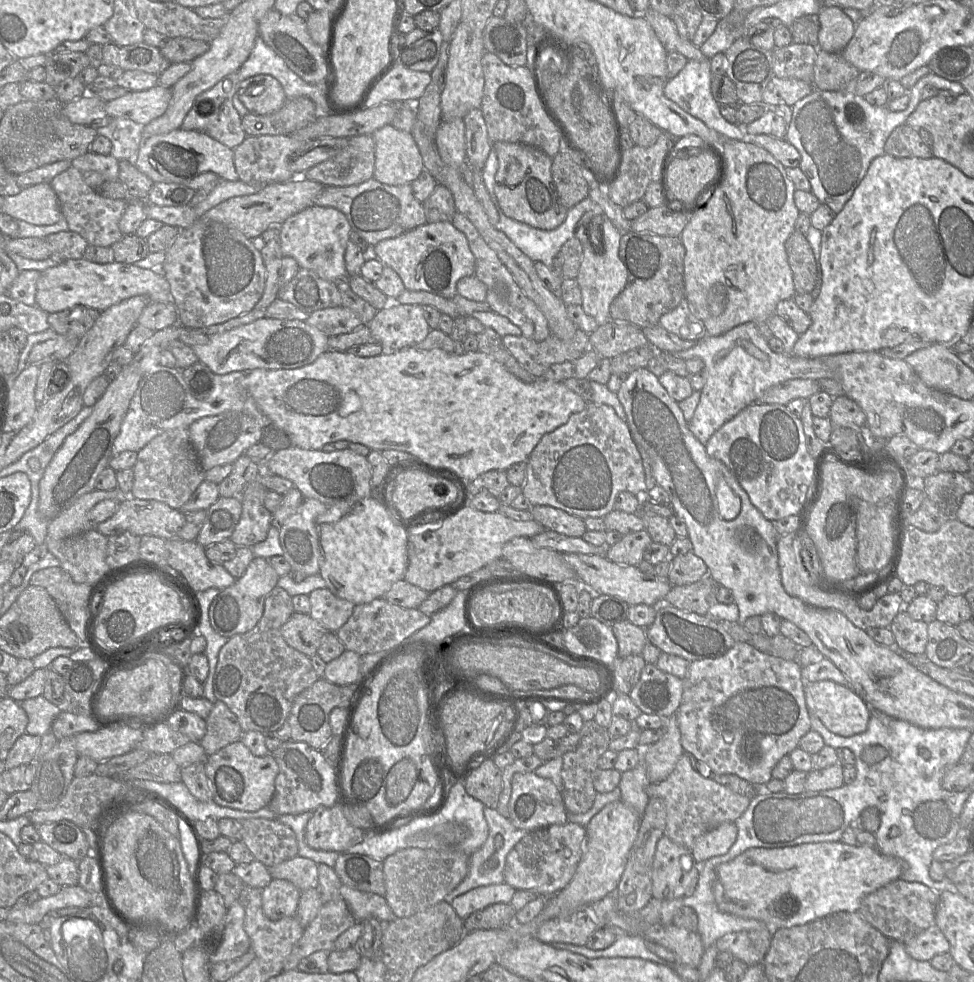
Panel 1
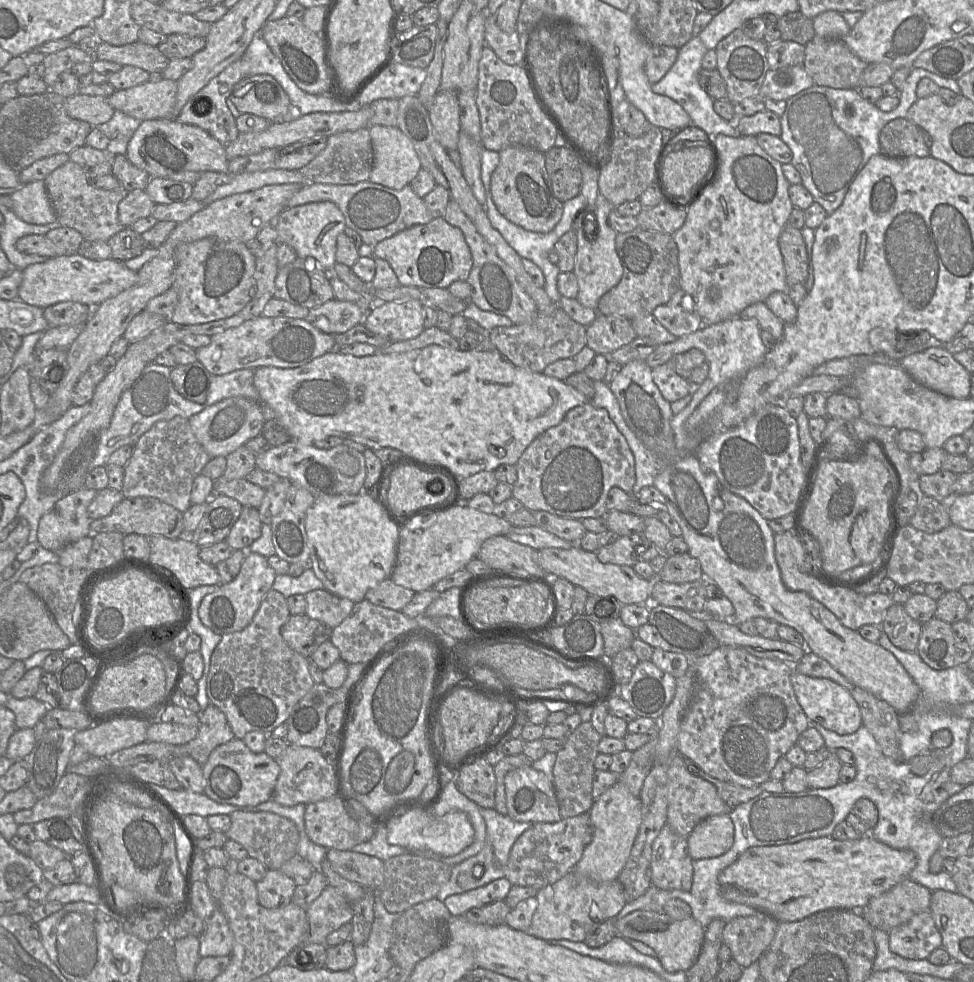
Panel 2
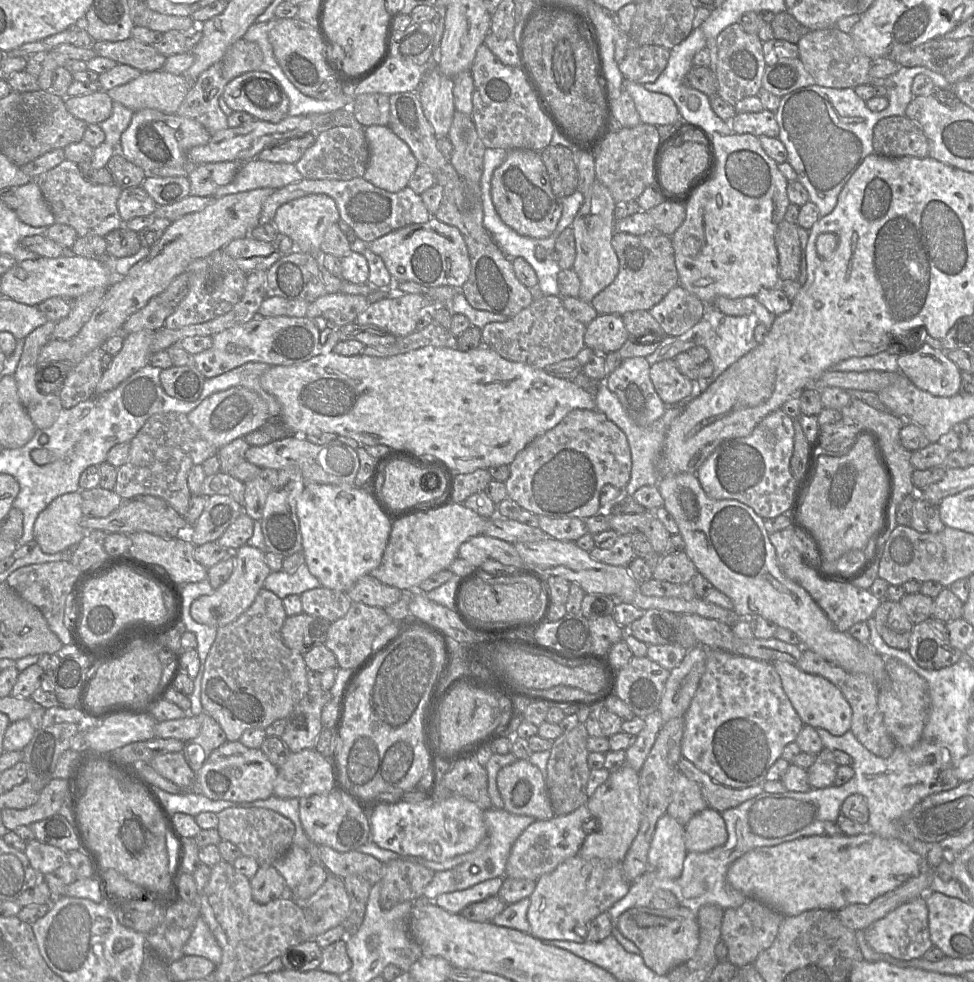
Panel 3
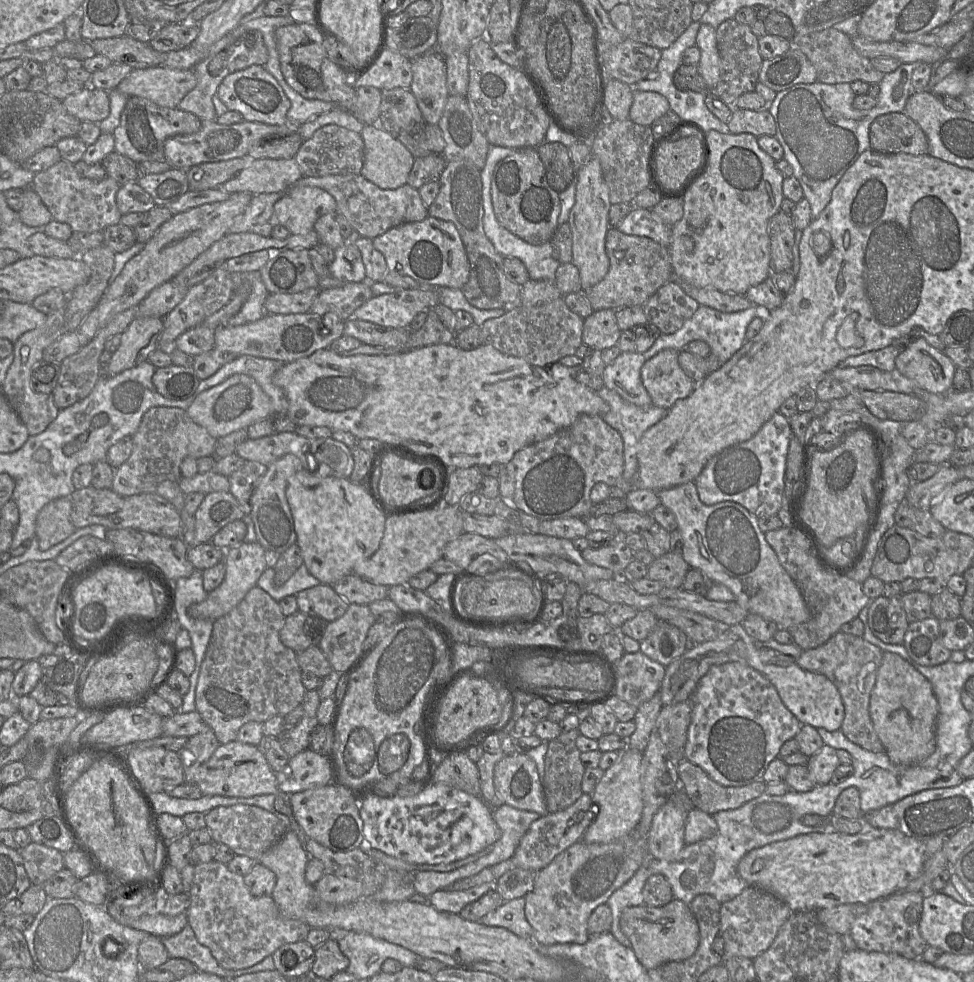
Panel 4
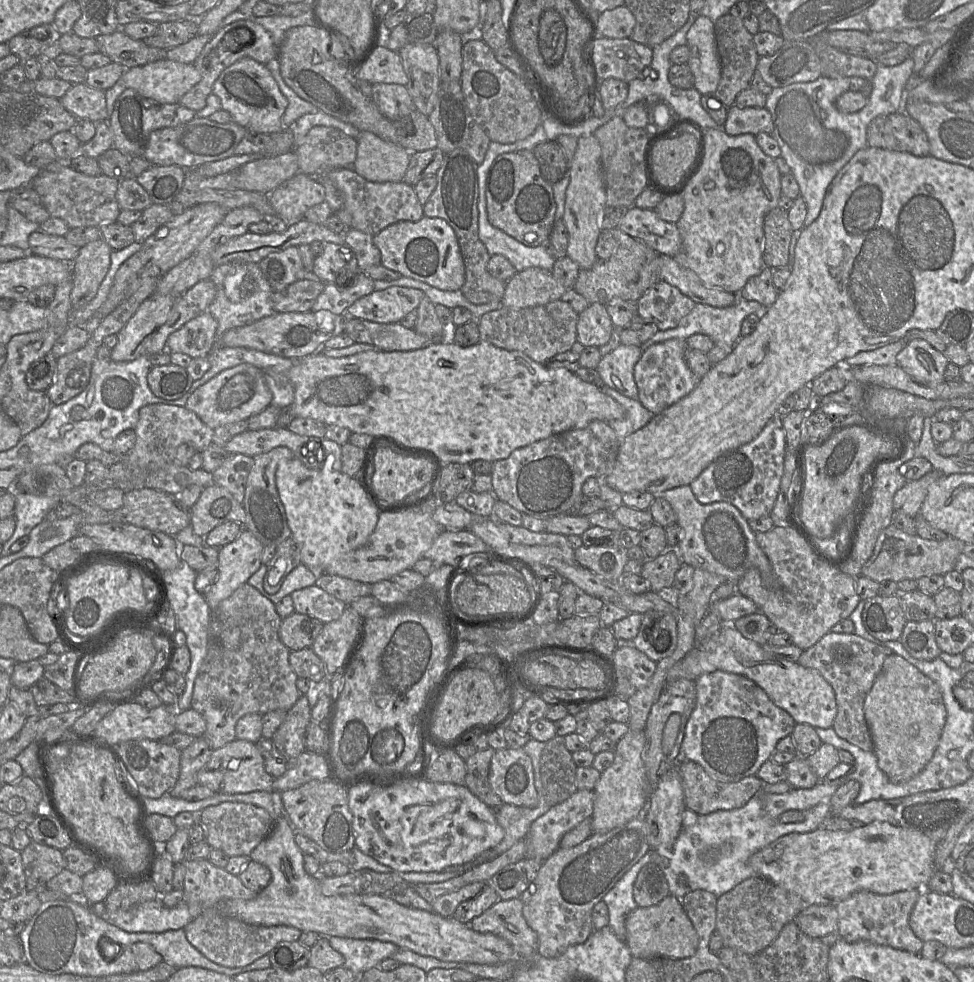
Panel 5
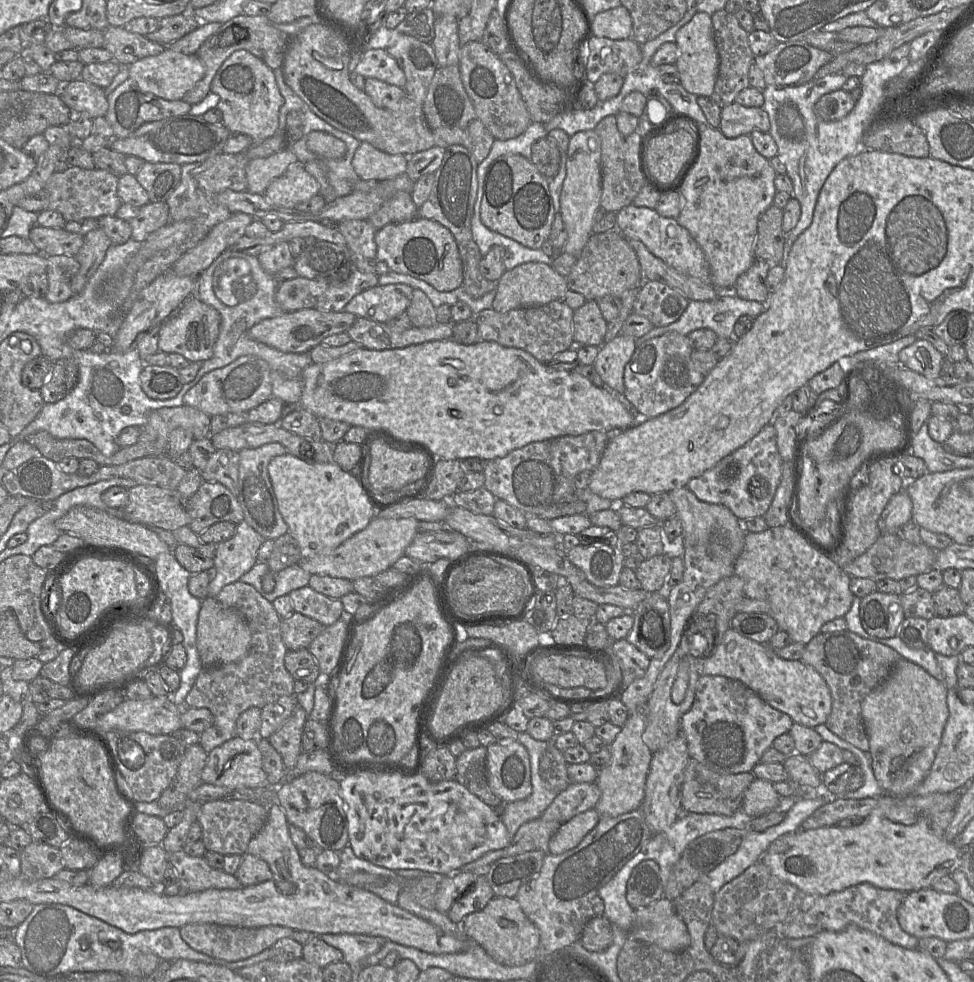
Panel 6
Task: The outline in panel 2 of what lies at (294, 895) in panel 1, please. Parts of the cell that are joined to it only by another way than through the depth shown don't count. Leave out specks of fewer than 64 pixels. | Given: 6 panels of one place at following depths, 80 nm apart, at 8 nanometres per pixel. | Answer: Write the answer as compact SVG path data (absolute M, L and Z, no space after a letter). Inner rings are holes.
M267 870L264 877L255 884L258 903L264 908L274 909L292 902L296 884L293 879L289 878L279 870Z

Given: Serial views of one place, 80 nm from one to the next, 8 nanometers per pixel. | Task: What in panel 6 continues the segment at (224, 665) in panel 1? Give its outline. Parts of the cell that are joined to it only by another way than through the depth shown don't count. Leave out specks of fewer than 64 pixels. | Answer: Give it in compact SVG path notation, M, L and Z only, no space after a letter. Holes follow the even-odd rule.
M241 581L223 587L216 599L222 605L237 609L244 615L251 634L251 643L241 660L203 667L185 698L186 707L207 708L214 716L212 726L204 730L199 739L199 744L207 753L237 736L236 721L245 710L250 707L263 708L282 696L294 694L295 681L284 664L288 650L281 636L282 619L272 603L263 598L253 586Z

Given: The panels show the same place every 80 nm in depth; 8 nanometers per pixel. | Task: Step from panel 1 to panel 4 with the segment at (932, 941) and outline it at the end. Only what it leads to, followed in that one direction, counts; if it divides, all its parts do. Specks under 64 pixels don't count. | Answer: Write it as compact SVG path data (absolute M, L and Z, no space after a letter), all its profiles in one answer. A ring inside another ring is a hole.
M897 892L869 903L867 911L855 919L850 929L850 935L858 949L895 953L908 959L921 959L928 947L919 931L925 892Z

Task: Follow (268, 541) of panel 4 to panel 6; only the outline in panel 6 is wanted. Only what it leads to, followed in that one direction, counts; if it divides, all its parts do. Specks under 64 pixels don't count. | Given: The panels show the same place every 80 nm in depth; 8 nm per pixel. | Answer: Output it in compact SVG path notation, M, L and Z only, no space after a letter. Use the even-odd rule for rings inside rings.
M269 443L254 449L242 449L239 455L237 499L244 514L244 520L264 539L275 540L288 533L288 526L279 512L277 500L268 474L268 464L276 456L288 453L280 443Z

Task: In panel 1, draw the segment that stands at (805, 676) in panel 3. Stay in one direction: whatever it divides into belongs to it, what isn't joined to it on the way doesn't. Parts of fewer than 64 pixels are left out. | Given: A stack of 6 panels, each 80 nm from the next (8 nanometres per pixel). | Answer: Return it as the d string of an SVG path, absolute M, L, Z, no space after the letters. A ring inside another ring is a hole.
M823 680L805 684L804 691L809 716L816 716L830 732L850 737L866 731L871 717L871 707L853 689Z

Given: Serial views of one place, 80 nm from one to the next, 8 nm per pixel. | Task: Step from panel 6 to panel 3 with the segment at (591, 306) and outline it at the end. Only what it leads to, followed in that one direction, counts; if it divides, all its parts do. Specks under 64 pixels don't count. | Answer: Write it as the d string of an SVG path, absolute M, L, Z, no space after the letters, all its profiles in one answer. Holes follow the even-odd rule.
M598 314L586 325L584 343L593 351L606 355L620 349L628 337L622 315Z

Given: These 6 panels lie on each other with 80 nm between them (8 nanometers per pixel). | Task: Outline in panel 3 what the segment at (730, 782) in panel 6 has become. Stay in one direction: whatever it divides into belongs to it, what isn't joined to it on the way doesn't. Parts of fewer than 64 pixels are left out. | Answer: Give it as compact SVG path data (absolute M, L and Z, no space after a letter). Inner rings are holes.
M681 757L677 770L700 788L708 808L720 813L735 808L764 791L764 785L758 784L748 788L731 788L715 782L706 773L698 769L692 762Z

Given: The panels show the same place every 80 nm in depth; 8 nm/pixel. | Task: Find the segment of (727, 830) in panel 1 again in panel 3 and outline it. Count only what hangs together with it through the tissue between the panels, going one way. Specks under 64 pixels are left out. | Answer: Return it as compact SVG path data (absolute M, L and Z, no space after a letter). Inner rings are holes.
M707 808L695 814L685 826L688 852L708 852L724 845L728 833L720 812Z

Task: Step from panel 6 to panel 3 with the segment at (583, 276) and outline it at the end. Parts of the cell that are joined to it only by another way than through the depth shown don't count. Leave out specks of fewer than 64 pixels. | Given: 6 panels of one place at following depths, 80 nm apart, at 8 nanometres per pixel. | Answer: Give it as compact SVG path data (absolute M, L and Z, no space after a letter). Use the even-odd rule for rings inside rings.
M652 231L643 235L615 232L611 245L619 261L614 281L590 302L598 314L618 314L649 310L659 303L678 283L674 249L669 236Z

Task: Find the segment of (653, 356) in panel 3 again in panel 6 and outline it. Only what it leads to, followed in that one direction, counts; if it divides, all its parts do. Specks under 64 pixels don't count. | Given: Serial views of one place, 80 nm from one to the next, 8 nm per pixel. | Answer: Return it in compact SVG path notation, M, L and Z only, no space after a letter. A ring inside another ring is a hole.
M726 294L724 296L717 297L712 301L690 300L687 308L677 321L666 326L654 326L648 333L636 339L636 347L648 339L663 335L668 332L676 332L687 336L690 334L690 332L702 328L714 331L719 338L735 339L733 327L738 318L742 315L757 317L763 311L764 307L762 303L741 299L735 294Z

